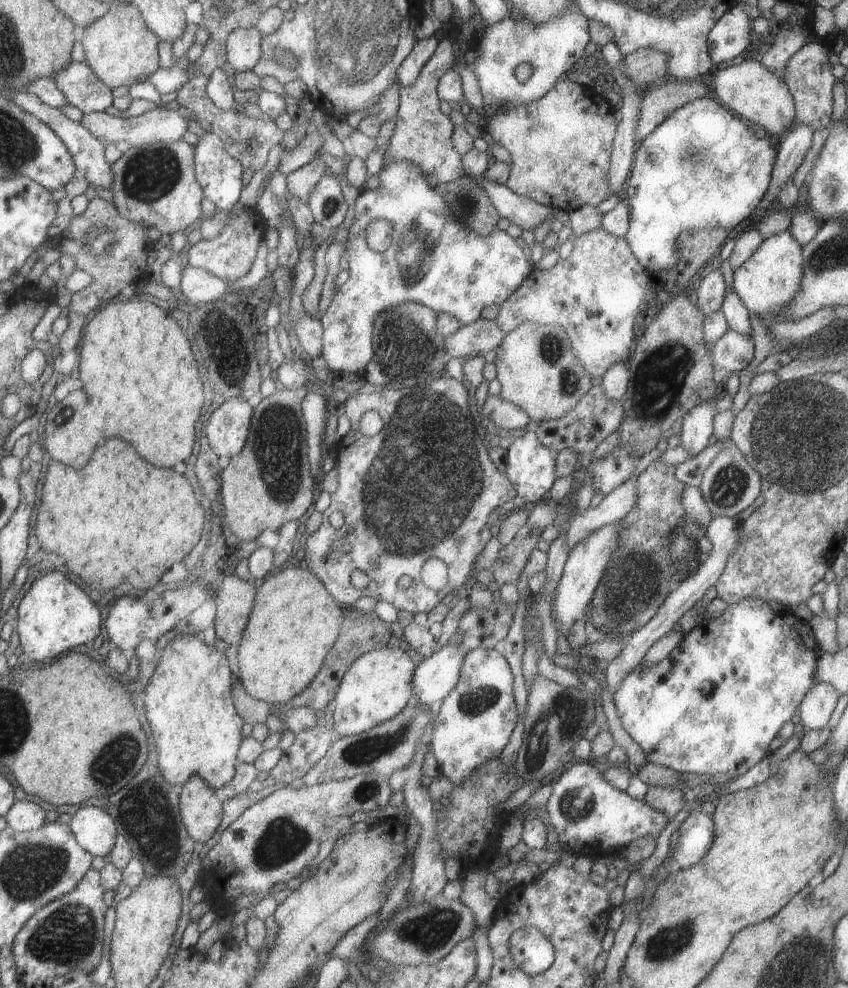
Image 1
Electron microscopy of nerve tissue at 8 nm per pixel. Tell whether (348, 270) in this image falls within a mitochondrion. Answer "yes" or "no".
no

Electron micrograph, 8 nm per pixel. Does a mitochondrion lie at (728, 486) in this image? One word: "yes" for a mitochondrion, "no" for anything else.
yes

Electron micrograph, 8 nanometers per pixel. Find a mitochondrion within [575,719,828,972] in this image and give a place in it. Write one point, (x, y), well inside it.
(667, 943)

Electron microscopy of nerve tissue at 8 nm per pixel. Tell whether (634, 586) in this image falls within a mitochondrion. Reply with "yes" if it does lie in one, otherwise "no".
yes

